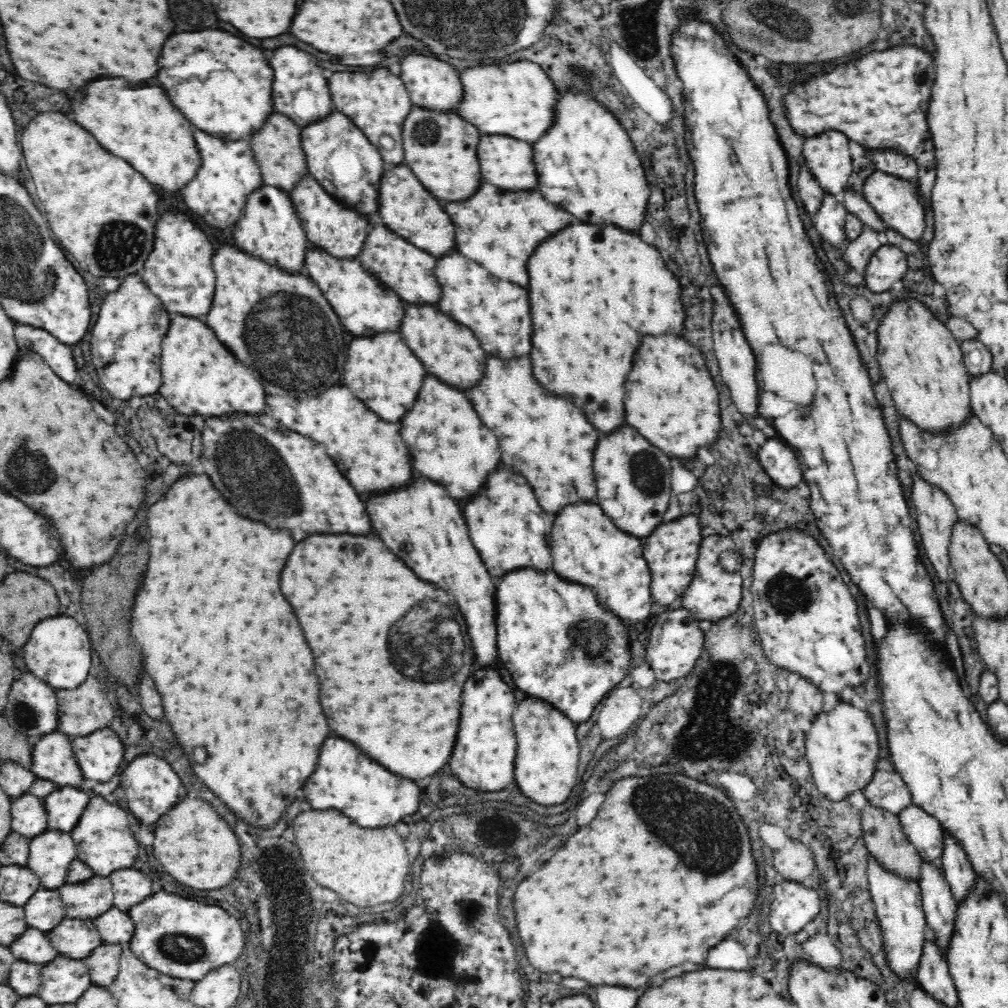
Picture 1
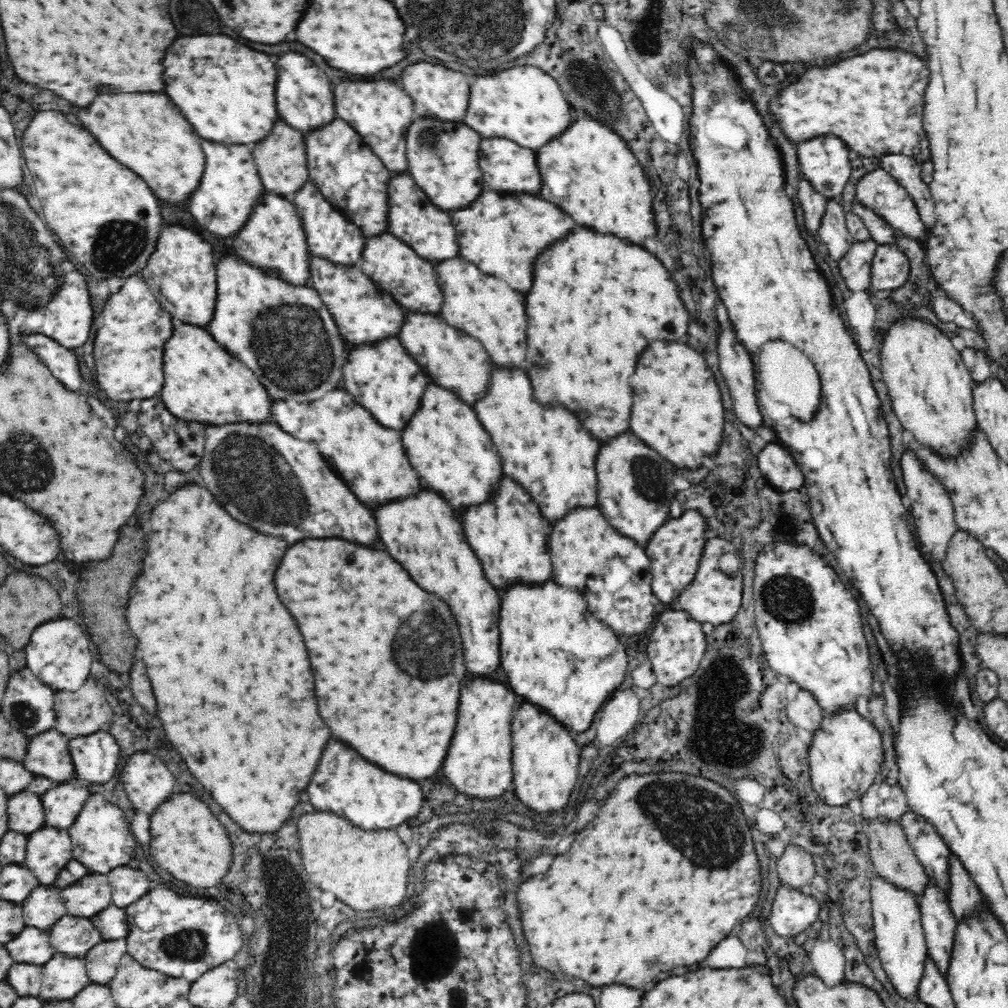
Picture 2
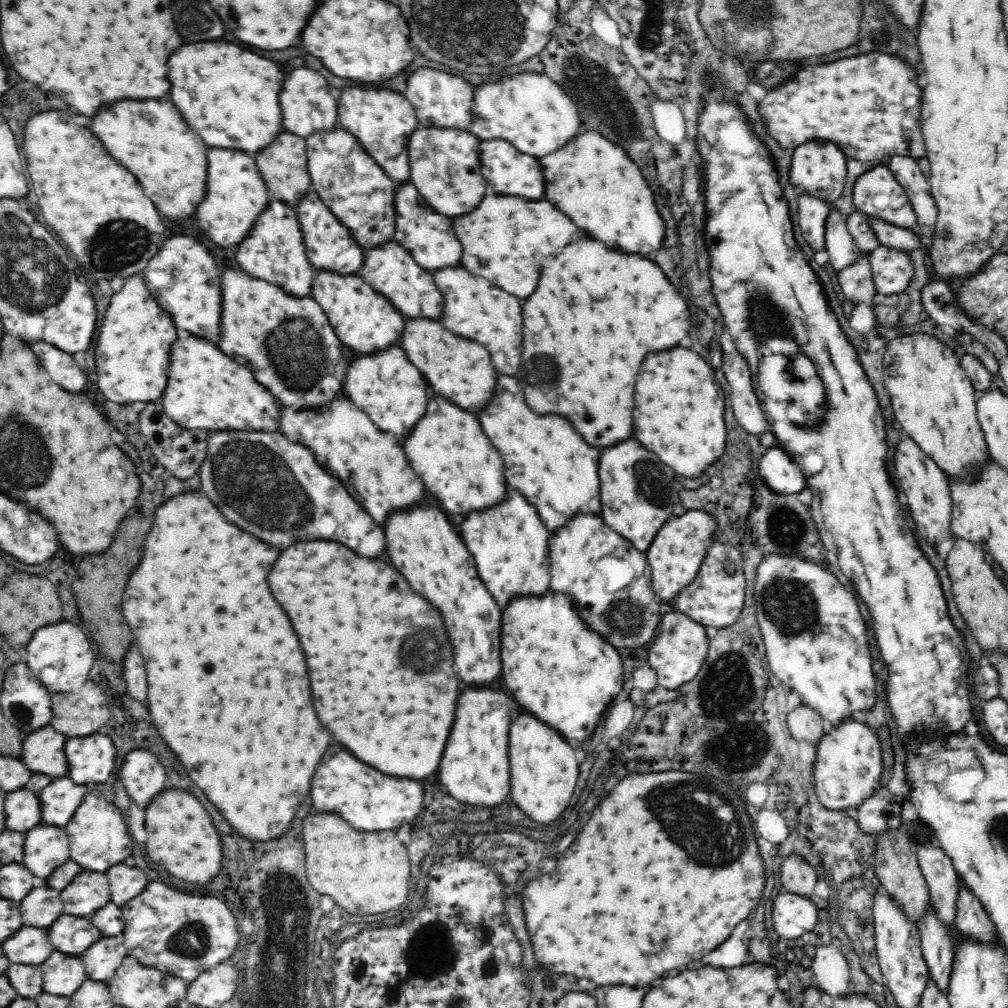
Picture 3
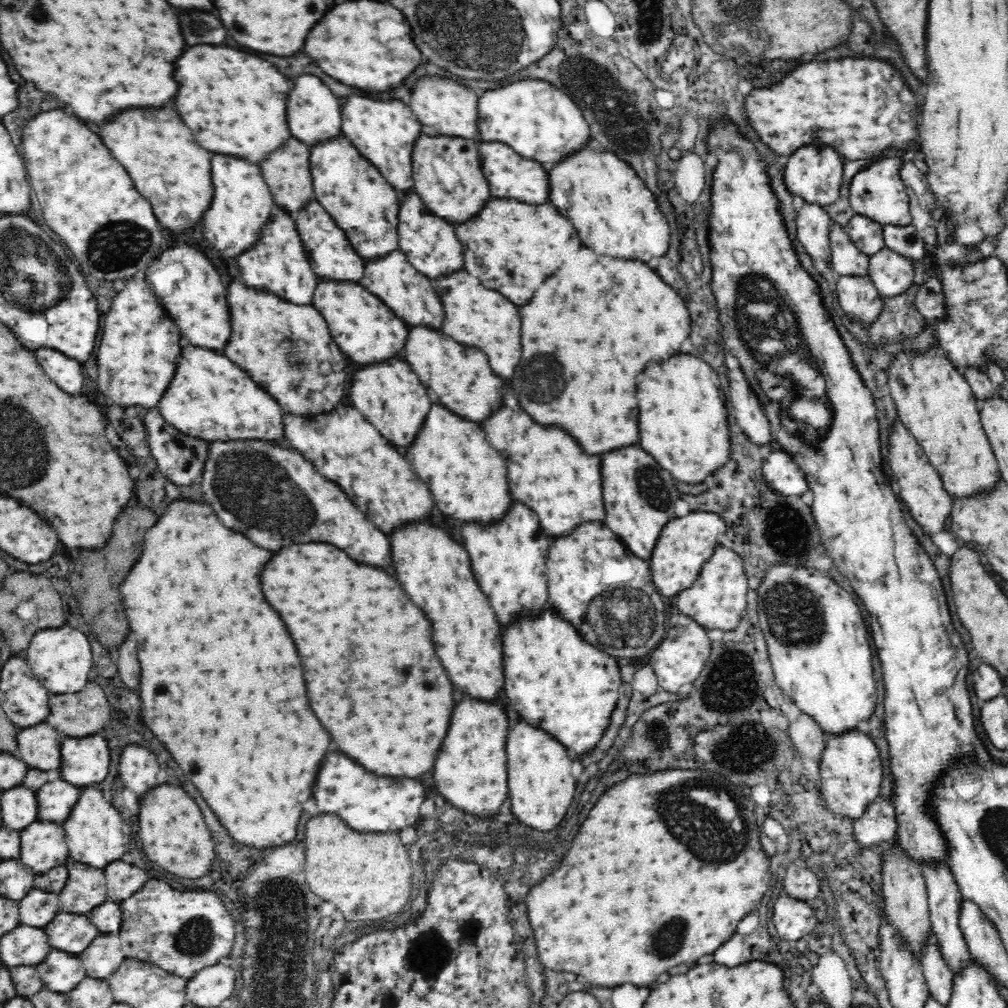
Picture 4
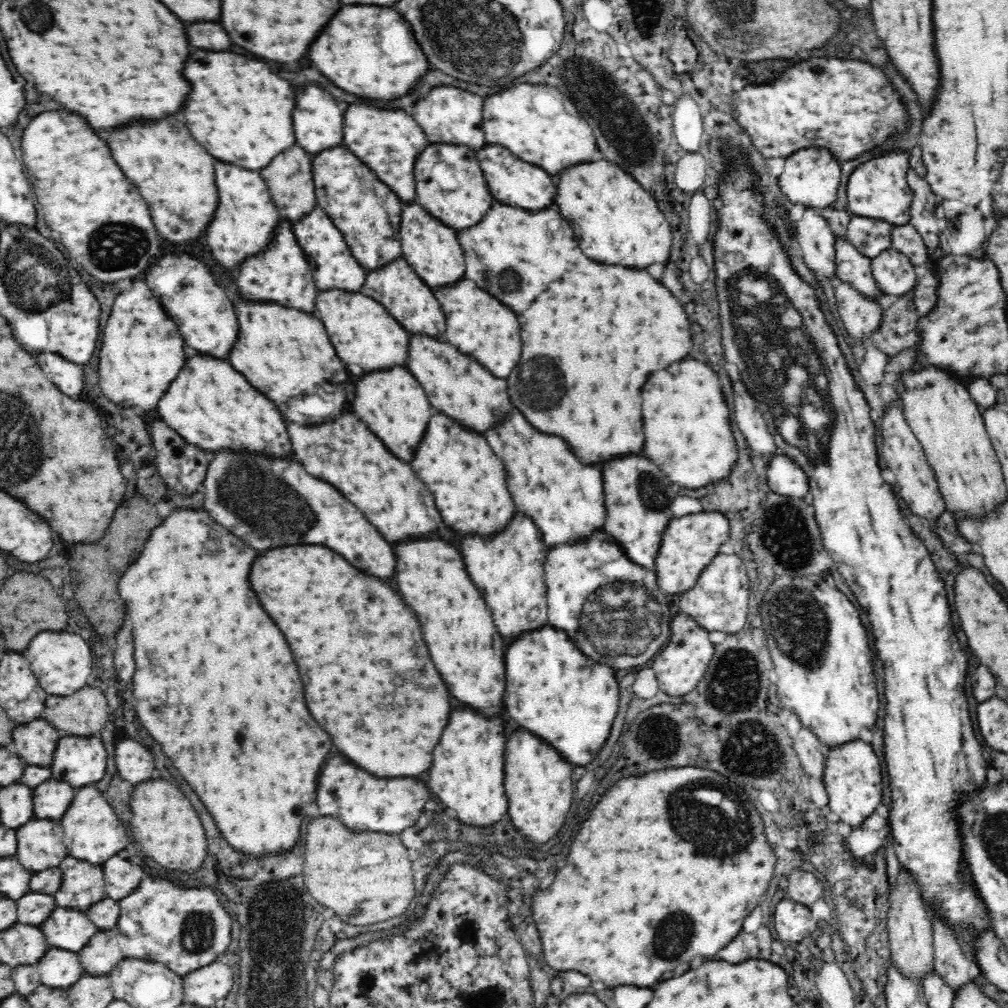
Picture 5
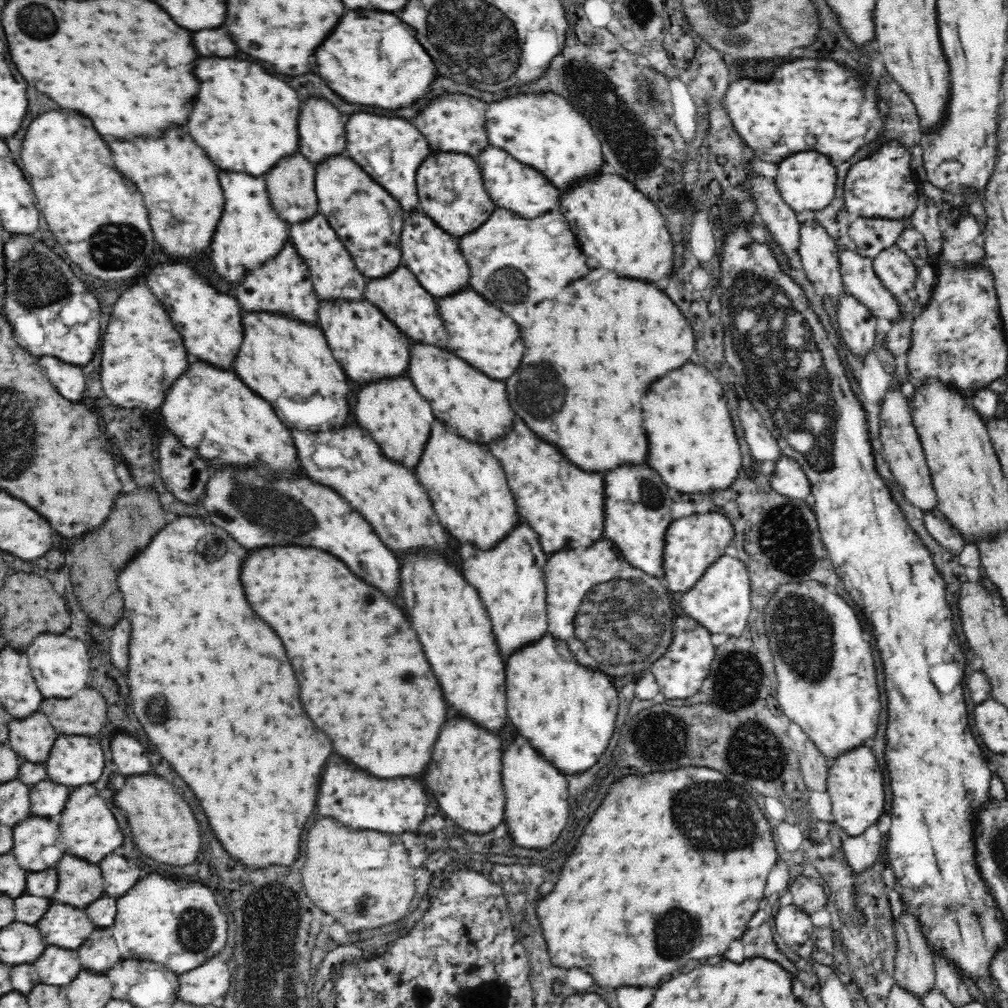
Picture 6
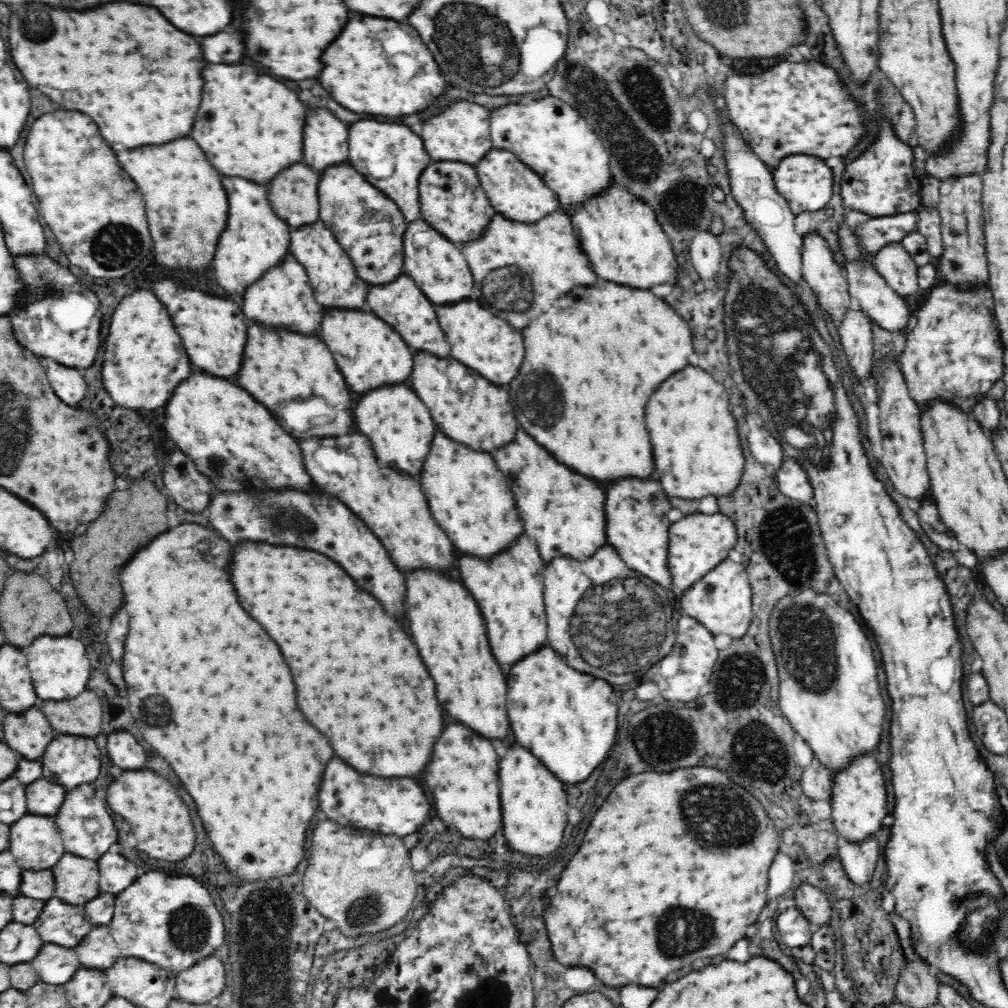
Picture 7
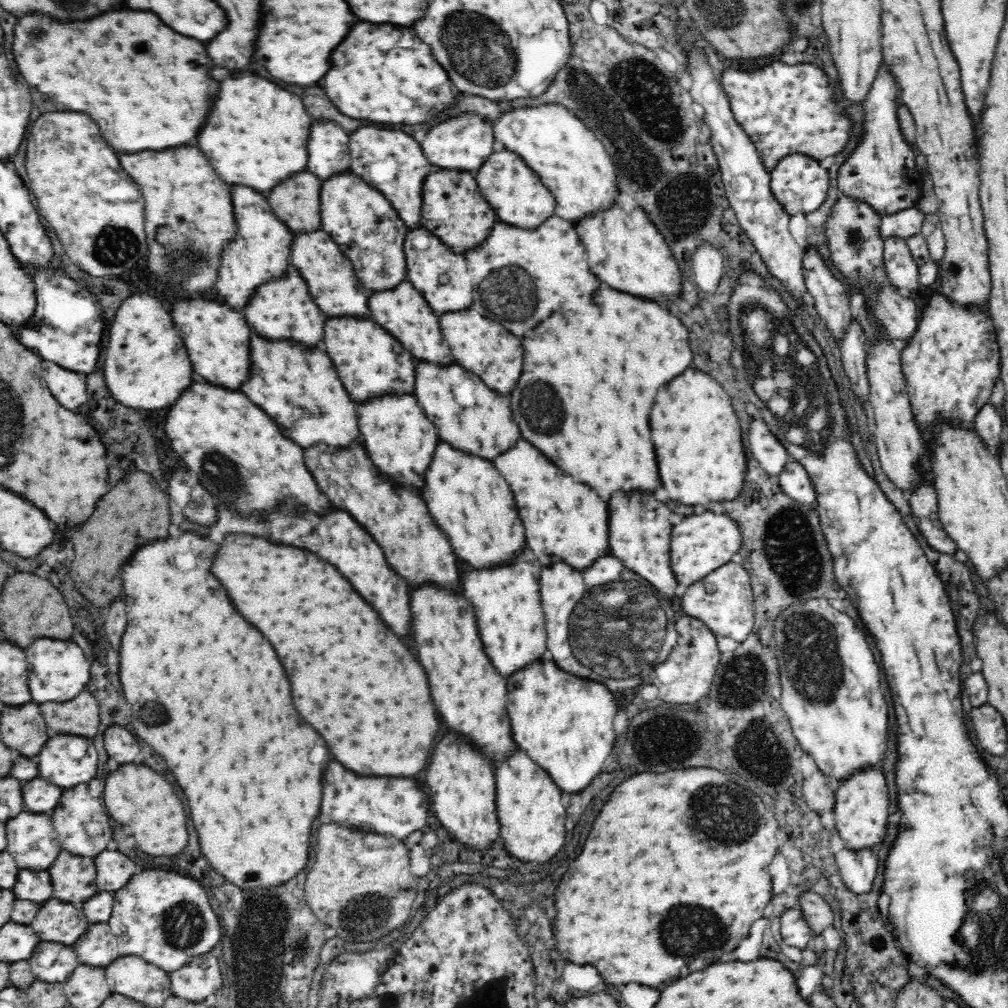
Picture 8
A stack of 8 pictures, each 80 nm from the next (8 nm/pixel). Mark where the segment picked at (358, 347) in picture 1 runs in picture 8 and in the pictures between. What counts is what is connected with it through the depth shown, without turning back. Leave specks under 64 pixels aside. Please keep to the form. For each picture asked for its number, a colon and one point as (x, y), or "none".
2: (383, 378)
3: (386, 386)
4: (390, 395)
5: (392, 403)
6: (399, 419)
7: (399, 426)
8: (400, 440)

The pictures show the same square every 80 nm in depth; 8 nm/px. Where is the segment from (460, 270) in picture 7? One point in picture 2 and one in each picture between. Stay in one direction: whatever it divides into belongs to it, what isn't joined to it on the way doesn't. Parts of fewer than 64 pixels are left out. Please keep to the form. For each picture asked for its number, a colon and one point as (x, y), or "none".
2: (413, 219)
3: (429, 237)
4: (430, 244)
5: (433, 250)
6: (434, 257)

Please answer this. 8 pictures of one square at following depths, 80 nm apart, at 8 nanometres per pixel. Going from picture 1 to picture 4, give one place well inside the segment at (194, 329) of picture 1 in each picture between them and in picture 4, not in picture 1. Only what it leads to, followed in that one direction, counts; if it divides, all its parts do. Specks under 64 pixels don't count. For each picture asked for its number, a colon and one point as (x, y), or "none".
2: (202, 383)
3: (206, 391)
4: (211, 399)

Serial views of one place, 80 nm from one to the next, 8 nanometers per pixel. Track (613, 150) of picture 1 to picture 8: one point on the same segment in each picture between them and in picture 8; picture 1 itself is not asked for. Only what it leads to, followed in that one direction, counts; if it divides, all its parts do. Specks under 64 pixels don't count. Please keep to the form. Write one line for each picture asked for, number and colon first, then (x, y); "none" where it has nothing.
2: (589, 172)
3: (593, 182)
4: (616, 215)
5: (621, 224)
6: (618, 228)
7: (619, 233)
8: (627, 251)

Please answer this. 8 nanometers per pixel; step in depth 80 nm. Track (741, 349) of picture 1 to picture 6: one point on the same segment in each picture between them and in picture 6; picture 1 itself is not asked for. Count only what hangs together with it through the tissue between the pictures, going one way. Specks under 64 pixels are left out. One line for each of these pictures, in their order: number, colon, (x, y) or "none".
2: (736, 365)
3: (745, 403)
4: (747, 408)
5: (751, 422)
6: (764, 446)

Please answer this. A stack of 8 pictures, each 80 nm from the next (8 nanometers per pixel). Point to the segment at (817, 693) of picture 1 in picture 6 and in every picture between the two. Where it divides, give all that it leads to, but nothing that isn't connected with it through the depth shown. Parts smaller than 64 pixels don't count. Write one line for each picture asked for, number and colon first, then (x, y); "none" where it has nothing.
2: (803, 712)
3: (805, 725)
4: (809, 740)
5: (813, 754)
6: (815, 767)

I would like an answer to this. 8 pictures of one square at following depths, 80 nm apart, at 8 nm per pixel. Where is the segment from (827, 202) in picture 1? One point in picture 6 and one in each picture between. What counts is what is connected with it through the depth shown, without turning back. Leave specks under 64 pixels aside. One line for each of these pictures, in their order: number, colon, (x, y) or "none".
2: (834, 233)
3: (843, 252)
4: (846, 260)
5: (853, 268)
6: (860, 280)

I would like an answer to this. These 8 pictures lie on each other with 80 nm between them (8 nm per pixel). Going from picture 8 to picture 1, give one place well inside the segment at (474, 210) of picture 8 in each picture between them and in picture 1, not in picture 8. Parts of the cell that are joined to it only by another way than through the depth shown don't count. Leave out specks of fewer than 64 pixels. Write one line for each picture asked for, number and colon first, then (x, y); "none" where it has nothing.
1: (441, 150)
2: (443, 158)
3: (445, 168)
4: (449, 179)
5: (449, 183)
6: (451, 191)
7: (452, 201)

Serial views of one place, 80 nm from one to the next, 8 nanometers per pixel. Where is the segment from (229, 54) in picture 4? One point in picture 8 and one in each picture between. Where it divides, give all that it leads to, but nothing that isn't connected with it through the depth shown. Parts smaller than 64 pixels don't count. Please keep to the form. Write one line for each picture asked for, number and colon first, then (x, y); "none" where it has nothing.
5: (239, 111)
6: (245, 119)
7: (249, 125)
8: (257, 134)

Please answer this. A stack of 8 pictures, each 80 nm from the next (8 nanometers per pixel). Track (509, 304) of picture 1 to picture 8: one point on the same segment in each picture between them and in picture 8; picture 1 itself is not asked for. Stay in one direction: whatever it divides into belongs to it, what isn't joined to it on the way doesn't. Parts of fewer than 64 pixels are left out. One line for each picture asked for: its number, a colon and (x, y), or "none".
2: (486, 308)
3: (473, 308)
4: (475, 316)
5: (477, 324)
6: (483, 336)
7: (480, 340)
8: (480, 345)

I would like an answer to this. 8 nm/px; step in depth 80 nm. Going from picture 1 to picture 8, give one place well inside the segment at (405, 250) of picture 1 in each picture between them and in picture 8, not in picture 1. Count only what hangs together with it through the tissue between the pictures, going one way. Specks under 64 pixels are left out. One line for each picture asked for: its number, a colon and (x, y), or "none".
2: (394, 266)
3: (390, 270)
4: (410, 295)
5: (409, 300)
6: (399, 296)
7: (400, 304)
8: (403, 312)

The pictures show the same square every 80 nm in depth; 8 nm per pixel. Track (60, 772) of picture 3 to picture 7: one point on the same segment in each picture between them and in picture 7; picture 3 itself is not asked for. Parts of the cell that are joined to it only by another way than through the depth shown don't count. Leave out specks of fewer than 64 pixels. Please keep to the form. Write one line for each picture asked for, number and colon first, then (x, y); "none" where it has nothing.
4: (39, 746)
5: (36, 742)
6: (32, 738)
7: (28, 733)

